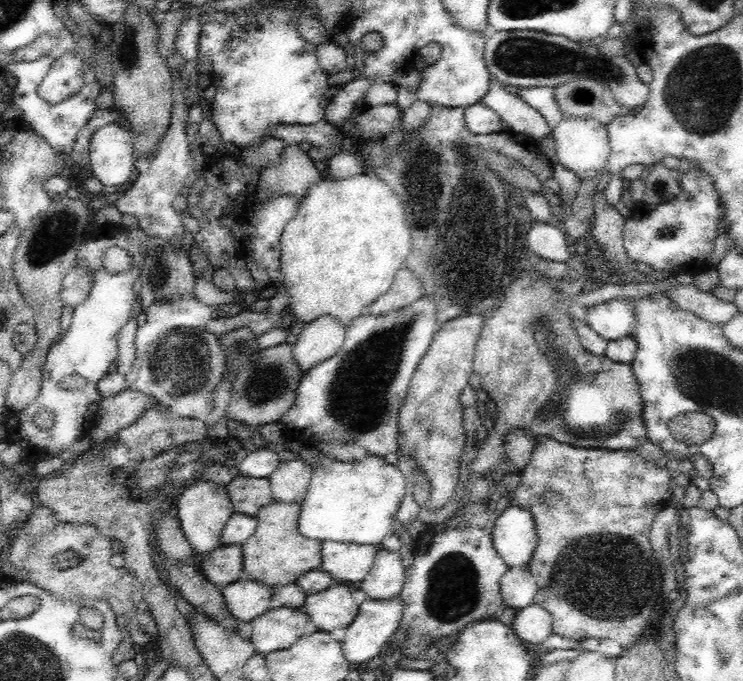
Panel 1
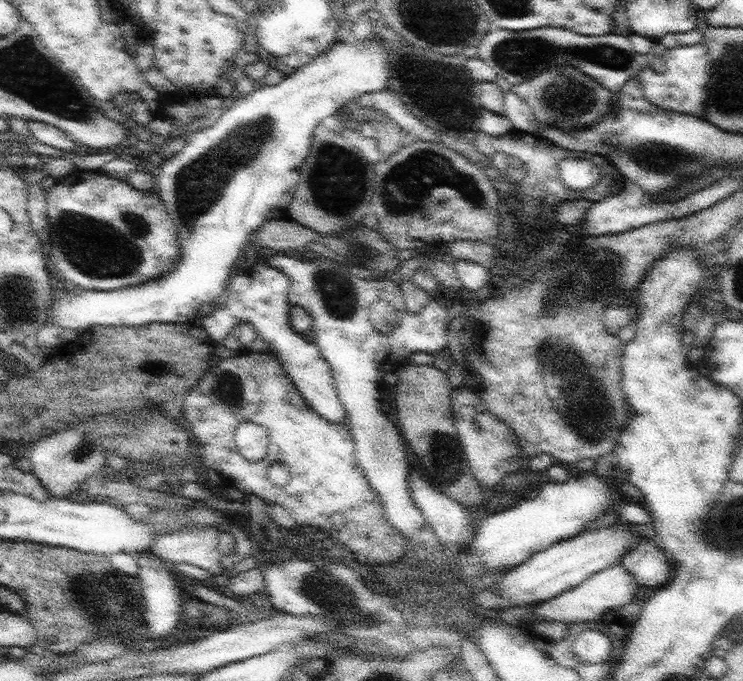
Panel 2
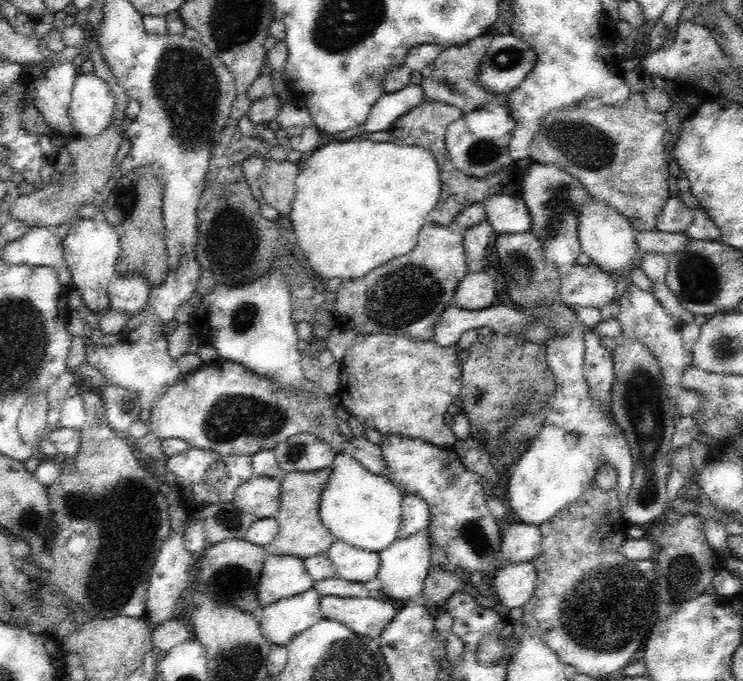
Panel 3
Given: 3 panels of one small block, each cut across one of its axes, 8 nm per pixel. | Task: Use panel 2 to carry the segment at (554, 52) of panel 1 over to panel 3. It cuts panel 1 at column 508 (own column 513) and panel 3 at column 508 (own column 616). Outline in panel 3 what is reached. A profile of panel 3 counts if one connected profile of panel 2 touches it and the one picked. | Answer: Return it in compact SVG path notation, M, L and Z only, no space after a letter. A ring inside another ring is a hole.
M512 33L498 34L491 43L480 62L479 79L486 90L507 94L530 74L537 55Z

